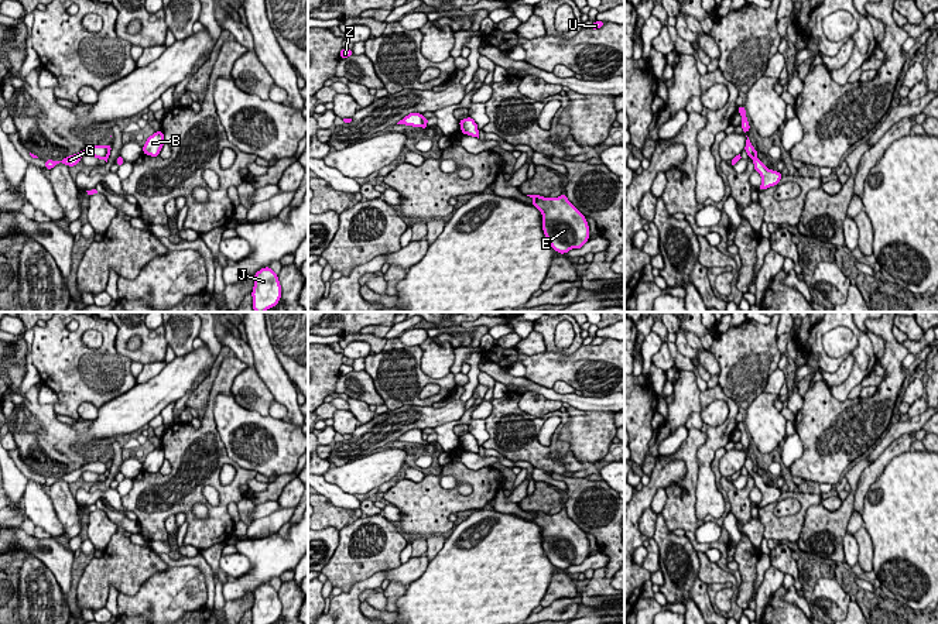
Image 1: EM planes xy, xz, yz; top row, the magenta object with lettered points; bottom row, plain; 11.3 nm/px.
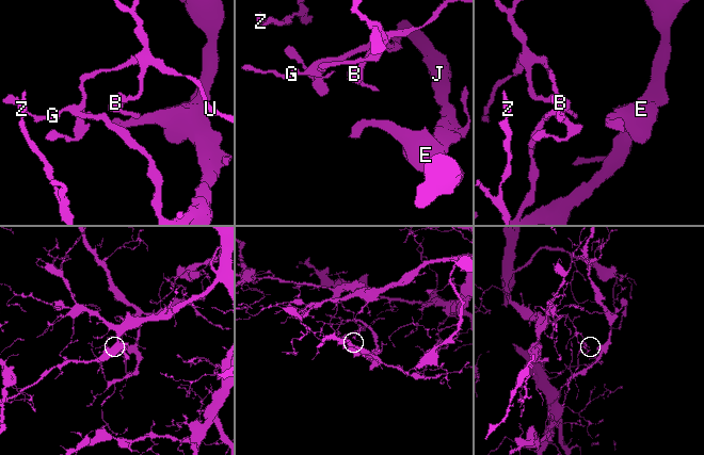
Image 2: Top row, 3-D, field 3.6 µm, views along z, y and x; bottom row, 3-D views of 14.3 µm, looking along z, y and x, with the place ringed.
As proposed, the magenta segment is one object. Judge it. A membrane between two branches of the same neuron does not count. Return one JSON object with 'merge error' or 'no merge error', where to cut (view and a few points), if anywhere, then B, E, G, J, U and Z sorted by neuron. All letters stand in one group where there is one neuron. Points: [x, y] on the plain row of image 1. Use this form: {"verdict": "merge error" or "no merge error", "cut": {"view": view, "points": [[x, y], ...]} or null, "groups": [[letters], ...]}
{"verdict": "merge error", "cut": {"view": "xy", "points": [[106, 463], [103, 475]]}, "groups": [["B", "U"], ["E", "G", "J", "Z"]]}

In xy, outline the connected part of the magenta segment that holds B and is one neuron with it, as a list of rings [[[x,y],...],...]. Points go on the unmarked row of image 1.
[[[161,446],[155,448],[146,456],[146,460],[143,462],[143,470],[150,473],[158,473],[161,464],[164,463],[164,459],[165,459],[164,449]]]

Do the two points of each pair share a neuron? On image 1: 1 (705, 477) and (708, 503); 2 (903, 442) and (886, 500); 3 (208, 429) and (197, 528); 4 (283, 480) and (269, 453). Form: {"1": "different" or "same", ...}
{"1": "same", "2": "different", "3": "same", "4": "different"}

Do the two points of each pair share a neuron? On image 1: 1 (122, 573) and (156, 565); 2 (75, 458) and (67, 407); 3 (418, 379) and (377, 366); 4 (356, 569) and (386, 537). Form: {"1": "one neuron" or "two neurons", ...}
{"1": "one neuron", "2": "two neurons", "3": "one neuron", "4": "one neuron"}

